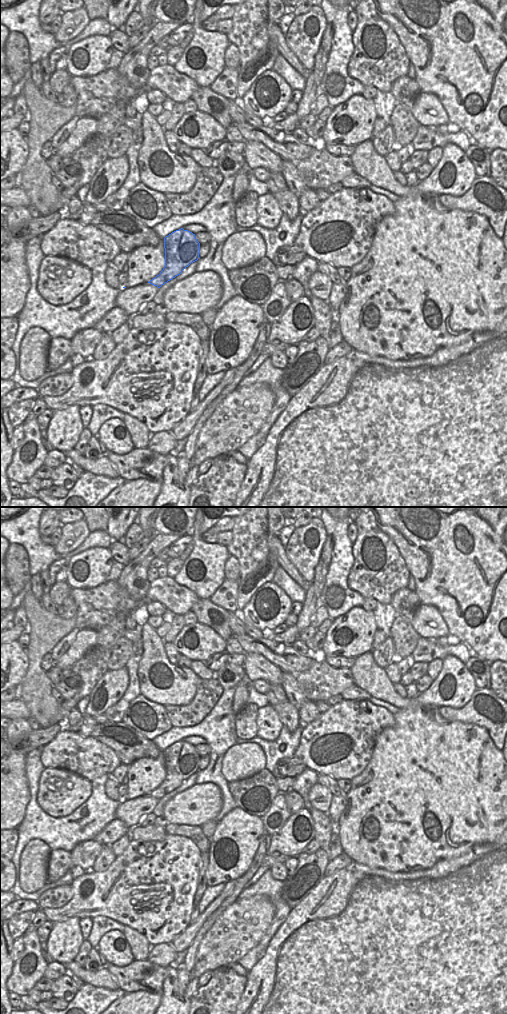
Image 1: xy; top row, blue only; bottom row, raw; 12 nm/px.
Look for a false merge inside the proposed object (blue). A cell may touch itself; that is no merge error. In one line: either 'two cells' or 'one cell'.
two cells

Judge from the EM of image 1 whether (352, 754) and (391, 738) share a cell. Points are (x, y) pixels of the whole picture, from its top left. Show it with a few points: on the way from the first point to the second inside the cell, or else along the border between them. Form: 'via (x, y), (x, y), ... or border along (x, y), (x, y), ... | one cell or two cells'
border along (389, 726), (377, 737), (372, 756), (365, 766) | two cells

